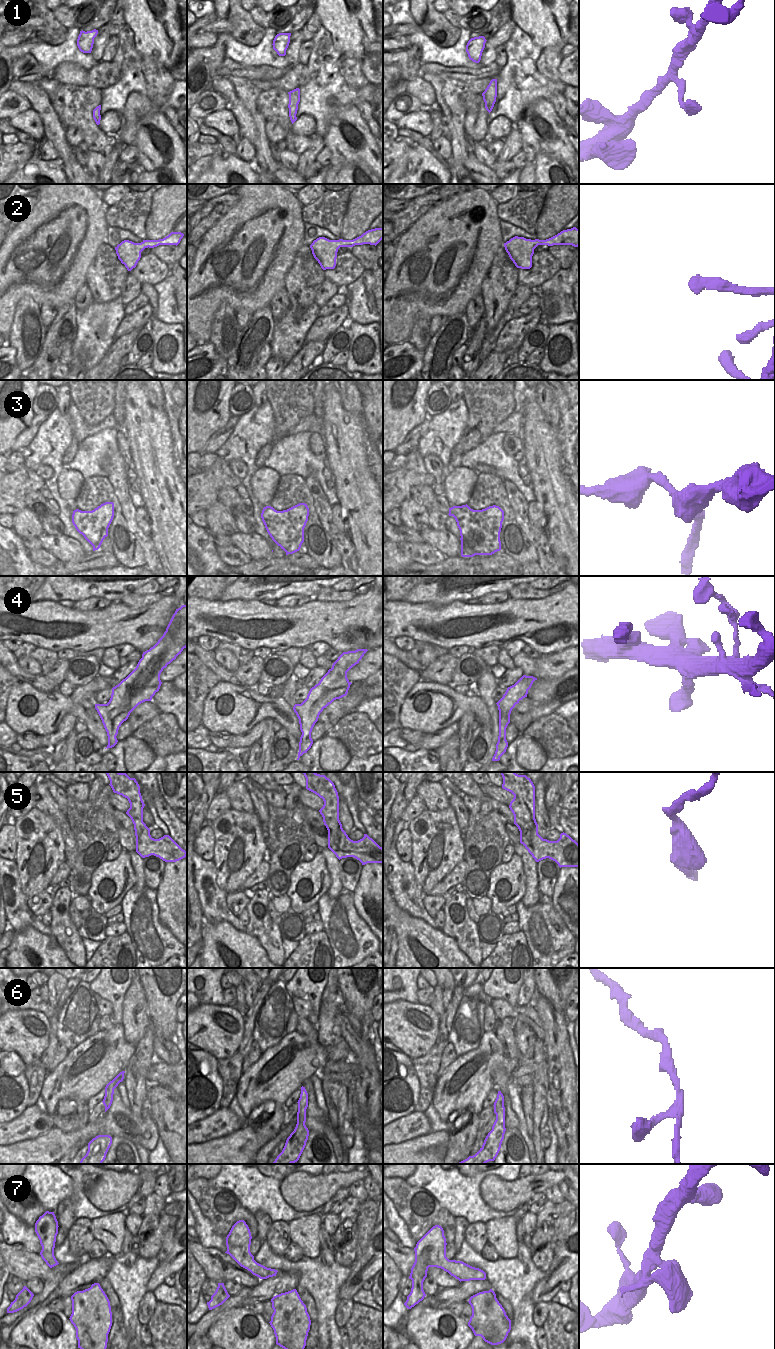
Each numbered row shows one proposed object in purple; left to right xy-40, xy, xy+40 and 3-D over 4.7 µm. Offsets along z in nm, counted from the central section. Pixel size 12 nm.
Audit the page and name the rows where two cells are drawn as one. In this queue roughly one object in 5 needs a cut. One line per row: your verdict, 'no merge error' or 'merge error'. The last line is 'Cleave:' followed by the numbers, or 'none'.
1: no merge error
2: no merge error
3: no merge error
4: no merge error
5: no merge error
6: no merge error
7: no merge error
Cleave: none

